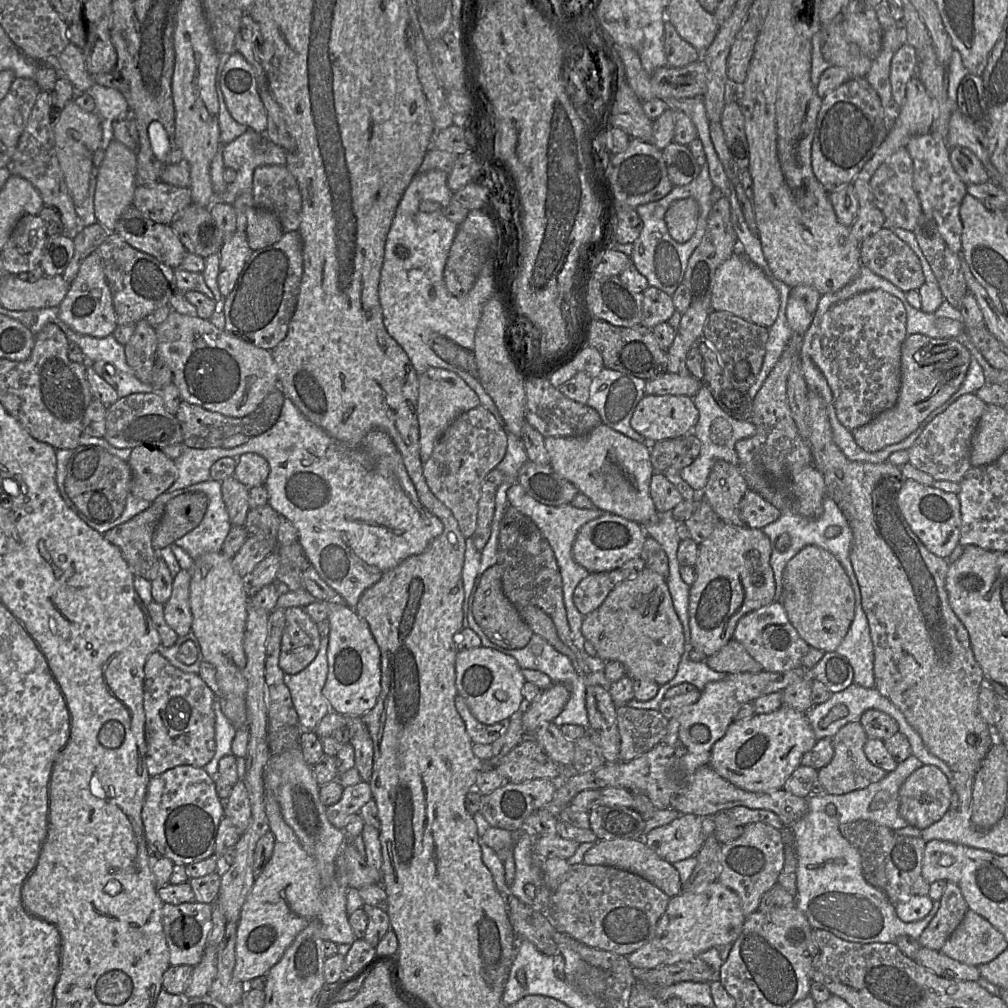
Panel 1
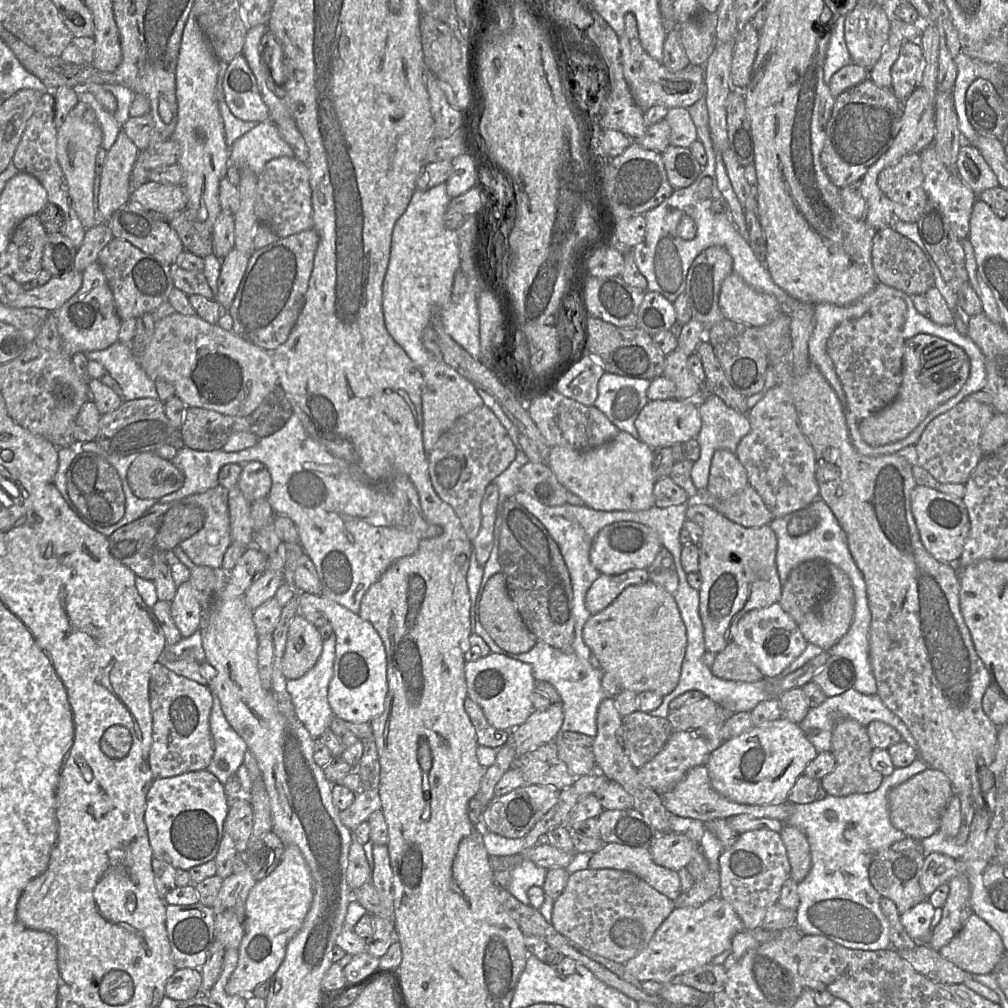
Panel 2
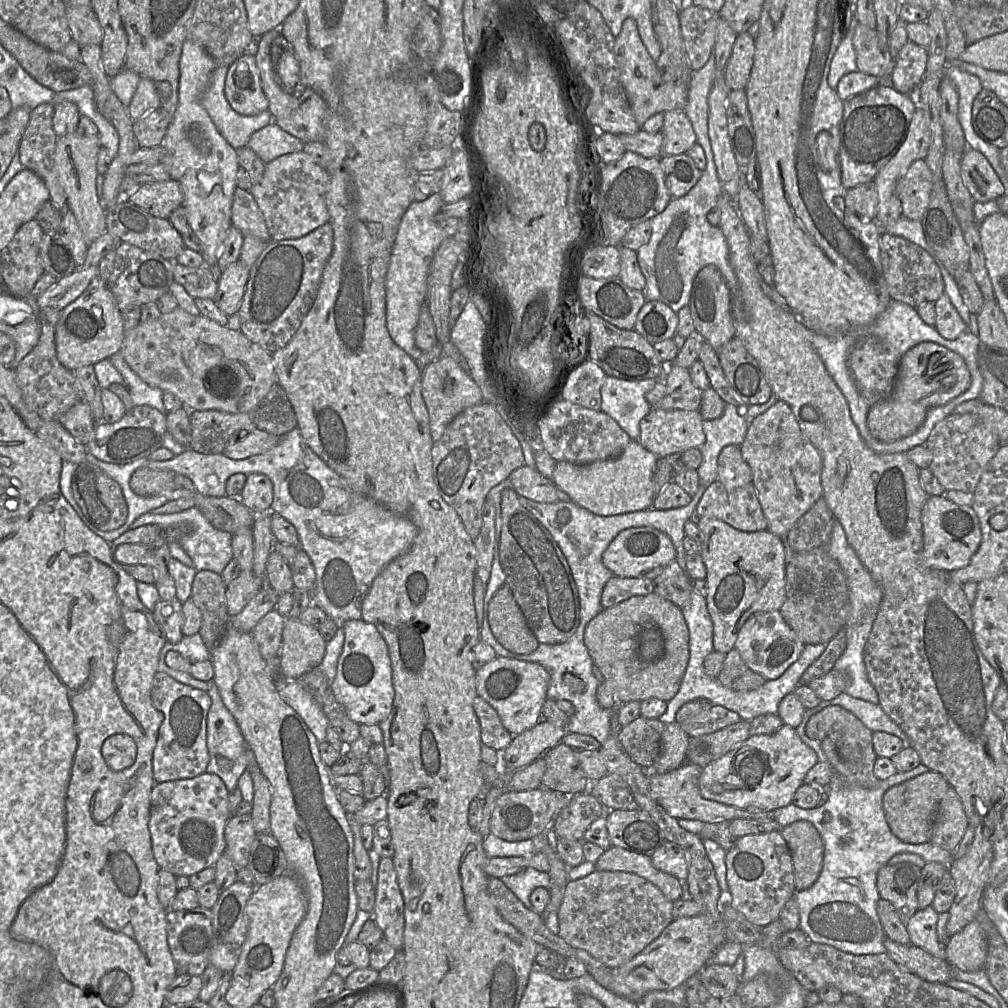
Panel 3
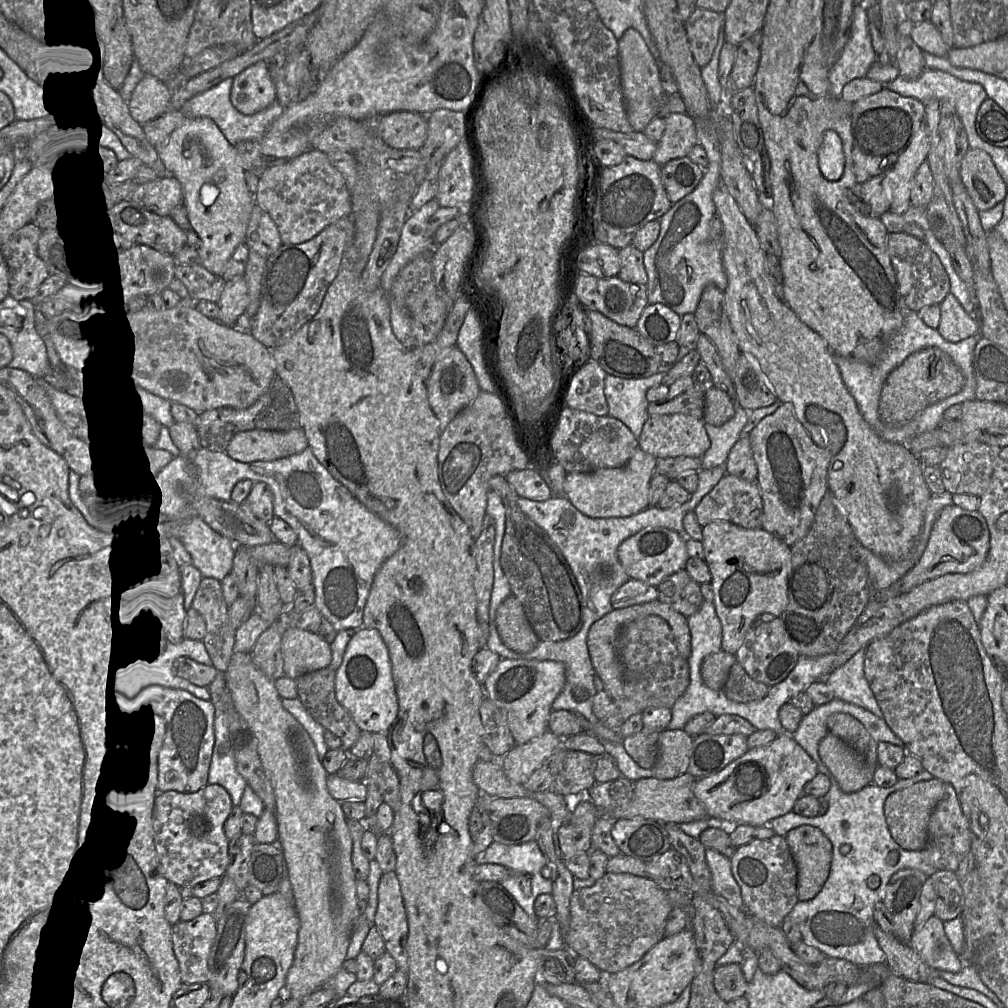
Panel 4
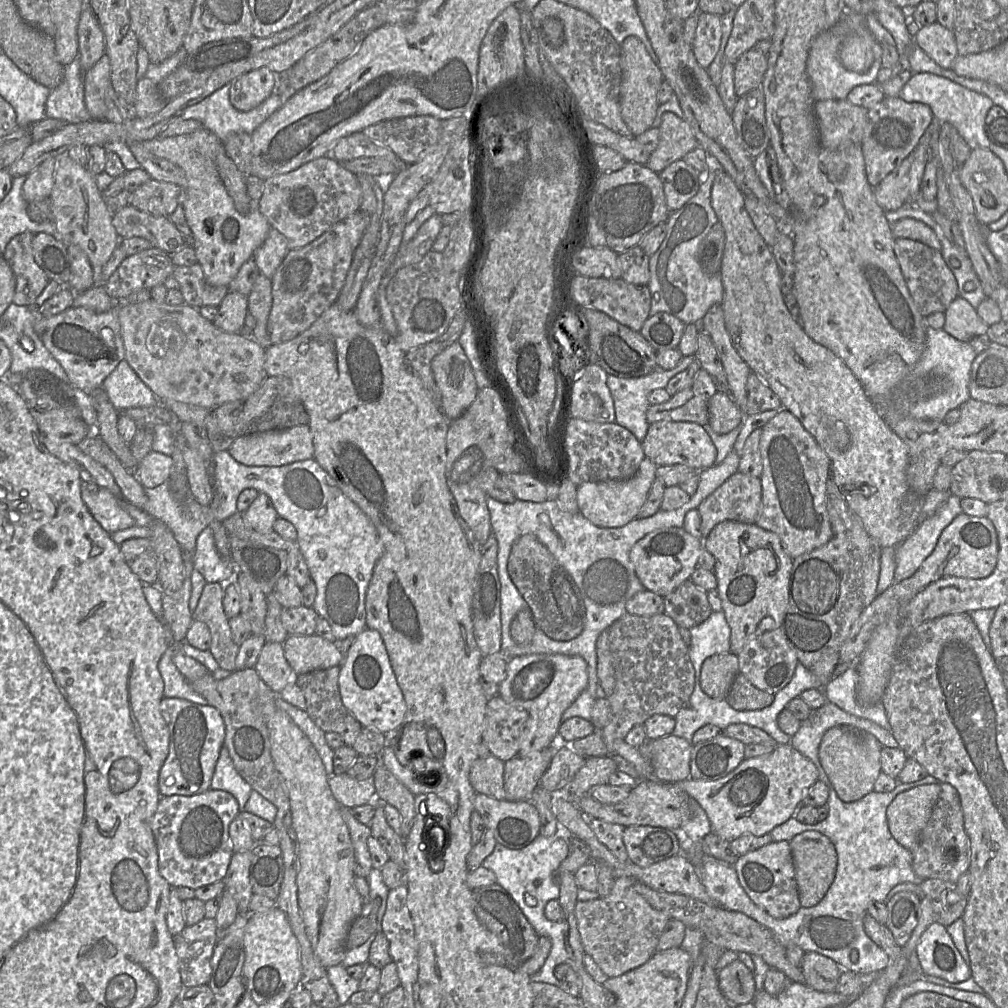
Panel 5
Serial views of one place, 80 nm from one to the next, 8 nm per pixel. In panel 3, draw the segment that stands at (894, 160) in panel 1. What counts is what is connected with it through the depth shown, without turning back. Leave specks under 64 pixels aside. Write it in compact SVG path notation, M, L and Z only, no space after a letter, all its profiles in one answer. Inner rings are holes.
M916 160L895 188L894 194L902 203L902 216L921 220L929 205L932 189L933 177L926 161Z

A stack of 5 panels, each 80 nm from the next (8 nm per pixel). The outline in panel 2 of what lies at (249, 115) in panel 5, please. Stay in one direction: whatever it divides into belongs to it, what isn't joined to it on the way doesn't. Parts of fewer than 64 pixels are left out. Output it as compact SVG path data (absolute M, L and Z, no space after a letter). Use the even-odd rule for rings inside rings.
M219 61L219 69L216 83L216 96L219 106L219 112L223 120L225 139L227 145L231 147L236 140L238 140L244 134L256 127L259 122L240 120L239 118L235 117L229 109L225 101L223 89L223 78L227 67L228 63L224 61Z

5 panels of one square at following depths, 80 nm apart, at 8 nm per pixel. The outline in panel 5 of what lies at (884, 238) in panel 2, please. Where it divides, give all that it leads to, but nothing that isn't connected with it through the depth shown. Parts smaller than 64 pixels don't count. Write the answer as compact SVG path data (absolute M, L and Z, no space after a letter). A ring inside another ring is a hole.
M895 238L893 249L909 293L921 315L927 317L934 312L944 313L952 301L959 297L959 292L956 279L940 251L907 238Z

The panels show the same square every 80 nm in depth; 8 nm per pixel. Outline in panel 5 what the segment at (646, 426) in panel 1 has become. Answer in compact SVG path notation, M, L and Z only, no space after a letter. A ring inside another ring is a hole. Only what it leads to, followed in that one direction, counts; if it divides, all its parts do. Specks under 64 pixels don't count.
M659 421L649 424L641 445L645 456L657 466L683 464L699 472L715 465L716 447L704 427L696 423Z

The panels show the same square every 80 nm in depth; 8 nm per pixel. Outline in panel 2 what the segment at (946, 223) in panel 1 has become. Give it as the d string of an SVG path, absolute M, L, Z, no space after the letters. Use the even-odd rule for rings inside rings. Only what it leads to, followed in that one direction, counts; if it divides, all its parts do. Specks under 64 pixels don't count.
M933 144L923 149L919 155L924 176L923 187L928 200L942 209L953 232L963 242L969 236L971 213L978 196L959 176L958 167L957 173L953 173L943 164Z

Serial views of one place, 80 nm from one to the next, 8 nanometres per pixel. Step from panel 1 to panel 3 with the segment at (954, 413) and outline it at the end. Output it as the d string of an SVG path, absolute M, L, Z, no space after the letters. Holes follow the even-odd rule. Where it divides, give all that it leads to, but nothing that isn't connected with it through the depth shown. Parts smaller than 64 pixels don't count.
M974 413L950 414L932 429L924 445L932 453L929 470L945 490L974 493L982 474L1001 443L992 430Z

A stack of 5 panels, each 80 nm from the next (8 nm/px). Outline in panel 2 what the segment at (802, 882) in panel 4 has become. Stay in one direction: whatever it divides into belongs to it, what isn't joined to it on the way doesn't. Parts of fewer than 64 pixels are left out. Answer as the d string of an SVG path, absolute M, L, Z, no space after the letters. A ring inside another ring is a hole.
M784 825L780 832L791 866L791 877L796 883L803 881L811 869L810 846L806 835L797 827Z

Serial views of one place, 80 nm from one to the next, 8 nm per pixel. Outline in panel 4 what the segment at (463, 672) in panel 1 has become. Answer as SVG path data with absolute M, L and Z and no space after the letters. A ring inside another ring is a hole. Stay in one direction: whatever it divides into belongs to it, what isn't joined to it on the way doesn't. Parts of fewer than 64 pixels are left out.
M503 658L483 683L485 697L505 710L516 744L524 744L549 730L552 704L566 683L565 666L550 660Z

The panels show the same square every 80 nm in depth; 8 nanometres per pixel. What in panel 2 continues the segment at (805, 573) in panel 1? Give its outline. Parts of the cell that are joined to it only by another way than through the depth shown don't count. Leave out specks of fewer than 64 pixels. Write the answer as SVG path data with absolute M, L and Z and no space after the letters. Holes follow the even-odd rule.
M826 563L831 577L831 591L822 610L809 614L798 624L808 643L824 651L833 646L847 633L854 617L854 591L847 574L837 566Z

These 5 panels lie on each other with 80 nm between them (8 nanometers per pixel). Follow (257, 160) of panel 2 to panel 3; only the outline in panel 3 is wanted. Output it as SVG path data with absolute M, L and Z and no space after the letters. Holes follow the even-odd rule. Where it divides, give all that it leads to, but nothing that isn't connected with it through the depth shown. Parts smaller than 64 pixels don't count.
M272 122L253 133L246 147L268 164L280 156L303 151L304 142Z

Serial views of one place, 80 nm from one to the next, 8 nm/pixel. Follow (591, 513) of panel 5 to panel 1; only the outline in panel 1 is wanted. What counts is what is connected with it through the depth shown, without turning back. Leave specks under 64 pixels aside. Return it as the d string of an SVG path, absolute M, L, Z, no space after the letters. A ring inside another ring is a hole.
M601 423L581 436L545 437L544 446L553 470L571 482L598 509L642 527L658 521L660 513L649 491L654 470L650 462L650 449L646 445Z

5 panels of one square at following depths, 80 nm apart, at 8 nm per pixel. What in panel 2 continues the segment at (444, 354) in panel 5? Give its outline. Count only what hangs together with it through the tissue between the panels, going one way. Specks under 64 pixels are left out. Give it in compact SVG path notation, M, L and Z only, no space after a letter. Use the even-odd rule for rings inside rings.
M433 357L421 370L423 372L422 438L424 450L428 455L440 436L448 430L460 416L484 404L475 386L442 359Z

